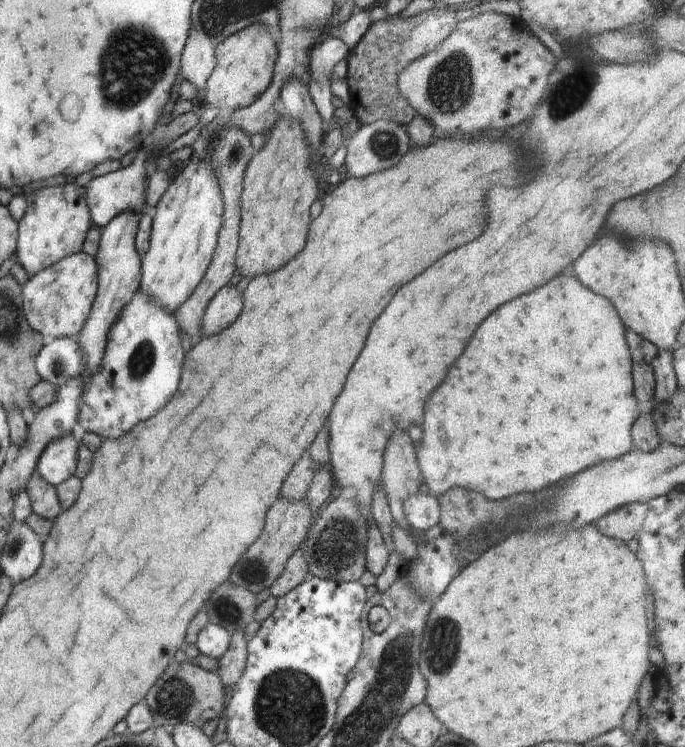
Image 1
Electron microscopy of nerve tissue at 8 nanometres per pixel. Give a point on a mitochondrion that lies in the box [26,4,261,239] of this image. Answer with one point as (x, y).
(134, 53)

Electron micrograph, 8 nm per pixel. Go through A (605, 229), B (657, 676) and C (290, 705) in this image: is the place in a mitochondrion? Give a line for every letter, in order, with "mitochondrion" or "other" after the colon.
A: other
B: other
C: mitochondrion

